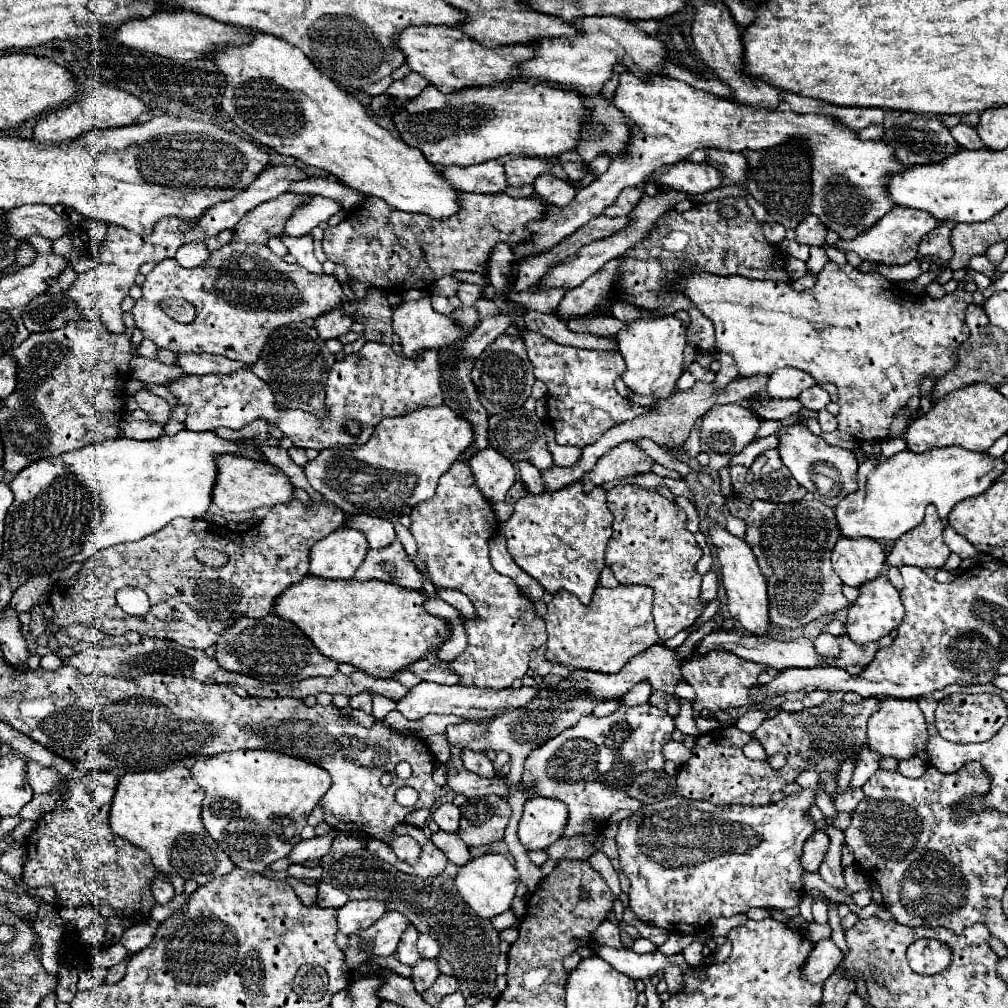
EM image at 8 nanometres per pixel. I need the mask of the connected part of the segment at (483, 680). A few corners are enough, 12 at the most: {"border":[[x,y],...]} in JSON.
{"border":[[467,462],[409,532],[435,586],[467,590],[461,684],[523,678],[545,622],[489,562],[499,528]]}

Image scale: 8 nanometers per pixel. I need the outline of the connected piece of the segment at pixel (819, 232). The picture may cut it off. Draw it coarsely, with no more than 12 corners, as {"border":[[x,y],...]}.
{"border":[[805,216],[795,228],[797,242],[823,246],[827,228],[817,216]]}

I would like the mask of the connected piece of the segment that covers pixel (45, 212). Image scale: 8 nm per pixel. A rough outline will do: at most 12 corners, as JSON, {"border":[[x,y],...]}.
{"border":[[21,206],[5,216],[15,238],[39,234],[51,242],[81,224],[63,220],[51,206]]}

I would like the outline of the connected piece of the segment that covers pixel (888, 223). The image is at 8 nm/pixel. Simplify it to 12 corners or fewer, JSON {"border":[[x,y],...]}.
{"border":[[923,210],[887,212],[855,240],[861,260],[887,266],[915,260],[915,250],[939,220]]}

